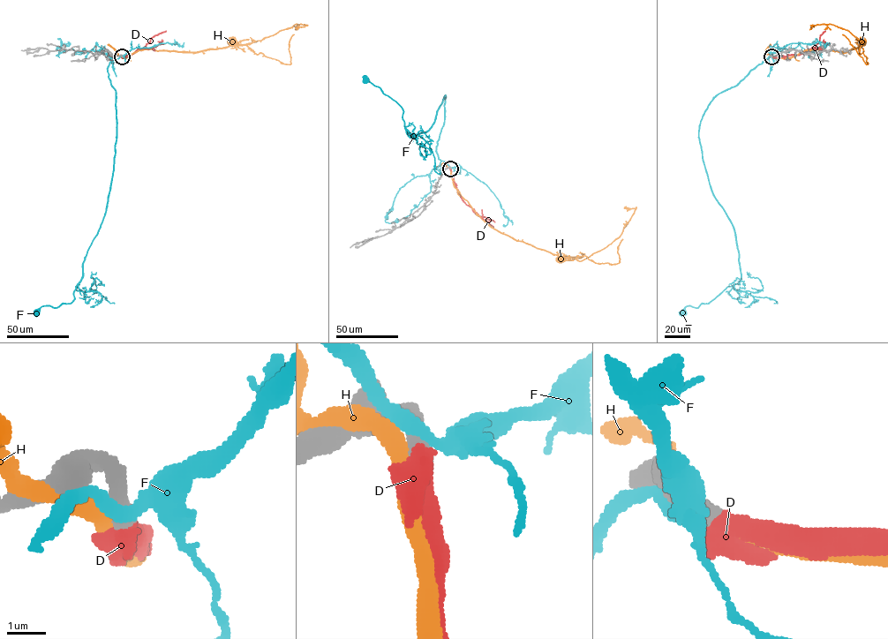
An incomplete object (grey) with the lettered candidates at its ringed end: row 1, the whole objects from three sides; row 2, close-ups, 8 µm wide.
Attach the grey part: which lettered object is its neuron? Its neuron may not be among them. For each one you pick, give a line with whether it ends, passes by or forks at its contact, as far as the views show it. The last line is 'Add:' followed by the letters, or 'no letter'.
D: it ends there
Add: D

